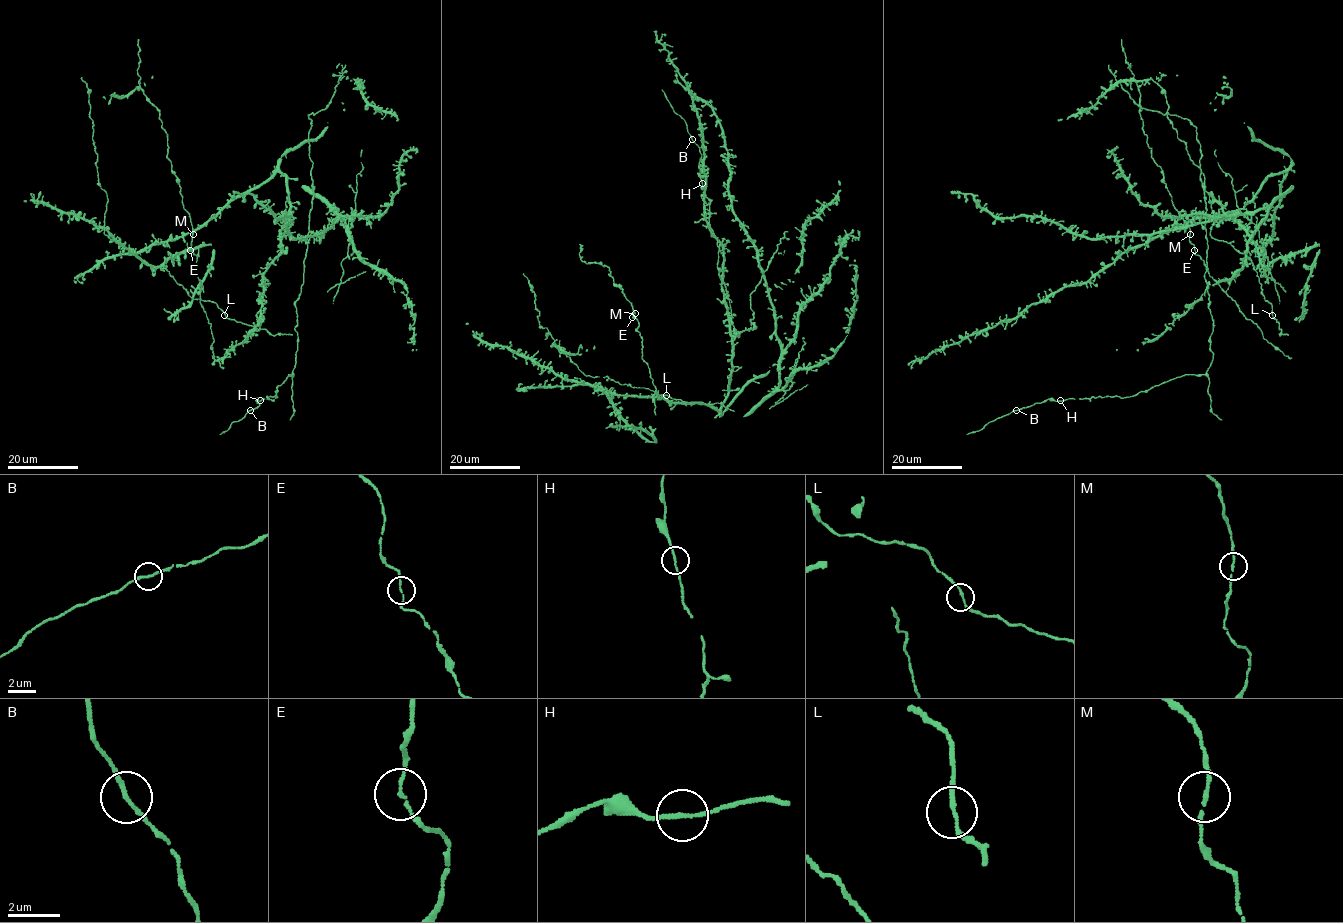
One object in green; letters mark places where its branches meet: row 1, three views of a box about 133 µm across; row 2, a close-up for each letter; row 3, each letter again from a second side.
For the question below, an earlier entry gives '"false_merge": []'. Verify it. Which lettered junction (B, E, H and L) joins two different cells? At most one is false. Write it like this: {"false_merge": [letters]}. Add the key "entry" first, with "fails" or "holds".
{"entry": "holds", "false_merge": []}

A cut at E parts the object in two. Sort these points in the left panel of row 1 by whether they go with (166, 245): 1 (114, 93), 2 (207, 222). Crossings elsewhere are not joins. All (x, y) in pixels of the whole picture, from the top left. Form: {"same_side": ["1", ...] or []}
{"same_side": ["1", "2"]}

